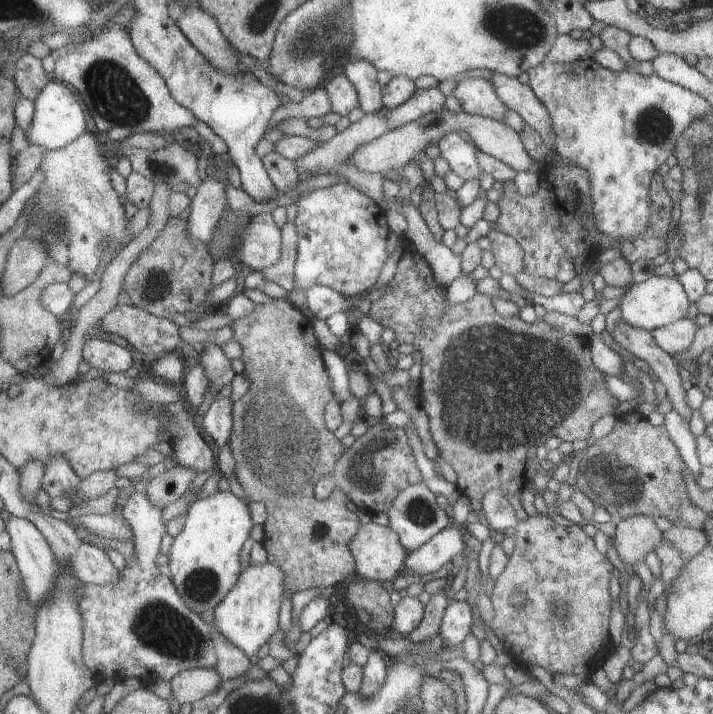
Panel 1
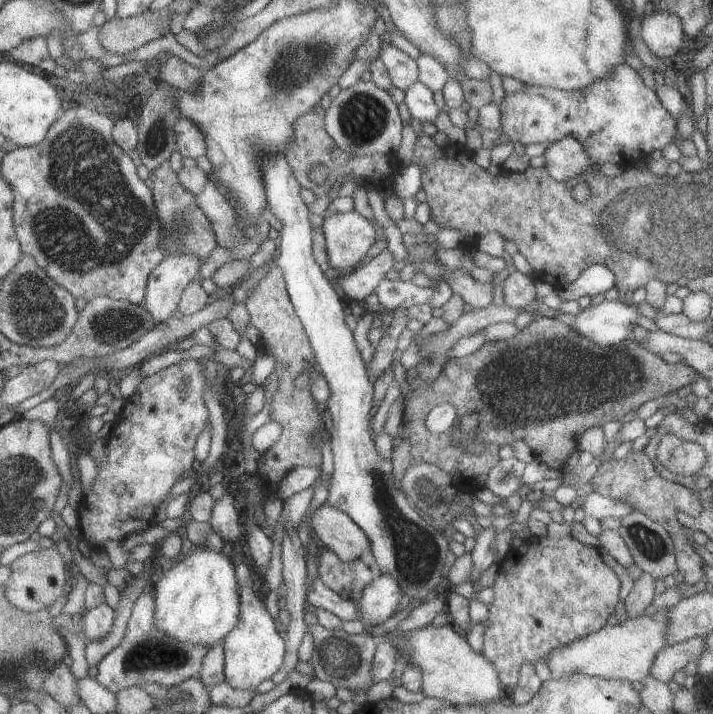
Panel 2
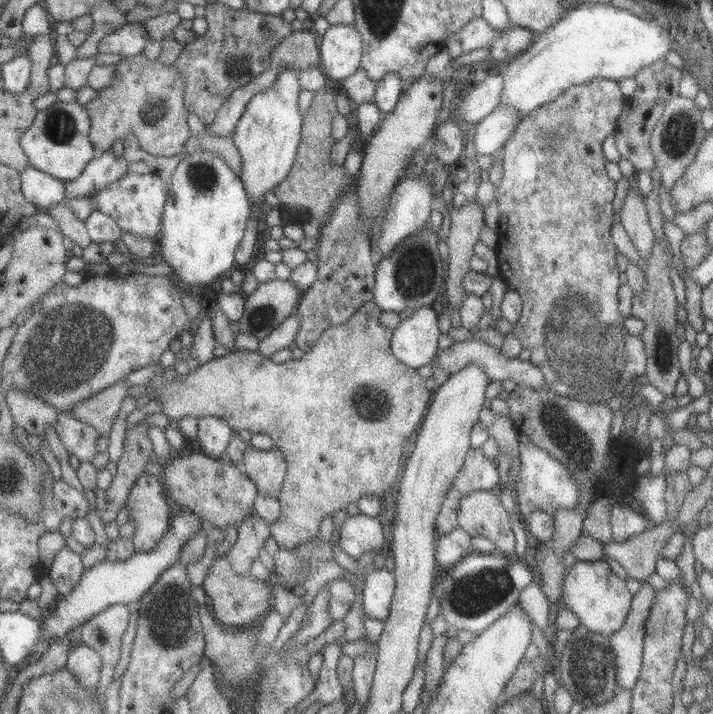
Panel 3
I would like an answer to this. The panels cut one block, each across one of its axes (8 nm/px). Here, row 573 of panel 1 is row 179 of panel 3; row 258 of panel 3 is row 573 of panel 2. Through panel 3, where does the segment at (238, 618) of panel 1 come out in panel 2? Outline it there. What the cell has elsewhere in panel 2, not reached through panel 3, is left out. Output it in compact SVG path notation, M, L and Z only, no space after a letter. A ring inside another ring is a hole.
M248 564L237 567L237 578L241 587L241 622L237 629L225 639L227 683L234 688L256 692L262 682L270 680L282 669L282 640L286 646L286 633L280 634L277 620L268 610L265 599L254 586L254 570Z

